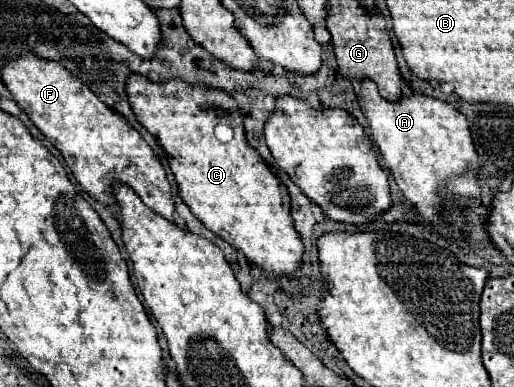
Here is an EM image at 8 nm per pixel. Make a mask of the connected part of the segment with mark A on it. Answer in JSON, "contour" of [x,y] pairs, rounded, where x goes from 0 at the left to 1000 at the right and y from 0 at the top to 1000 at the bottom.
{"contour":[[[724,207],[696,217],[700,279],[716,310],[724,357],[763,444],[774,486],[809,532],[813,553],[864,579],[856,558],[852,496],[883,496],[899,506],[934,506],[930,475],[930,398],[903,295],[883,274],[798,233],[774,264],[755,264],[735,243]]]}

